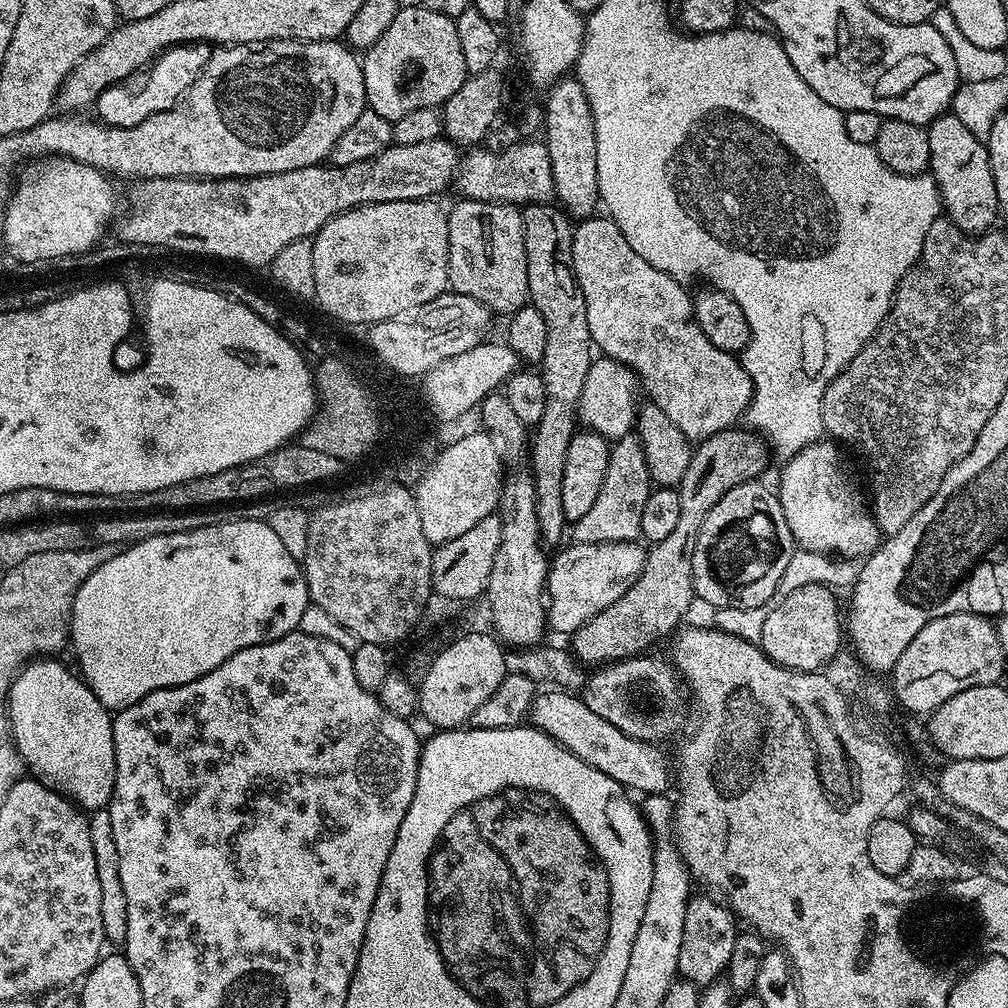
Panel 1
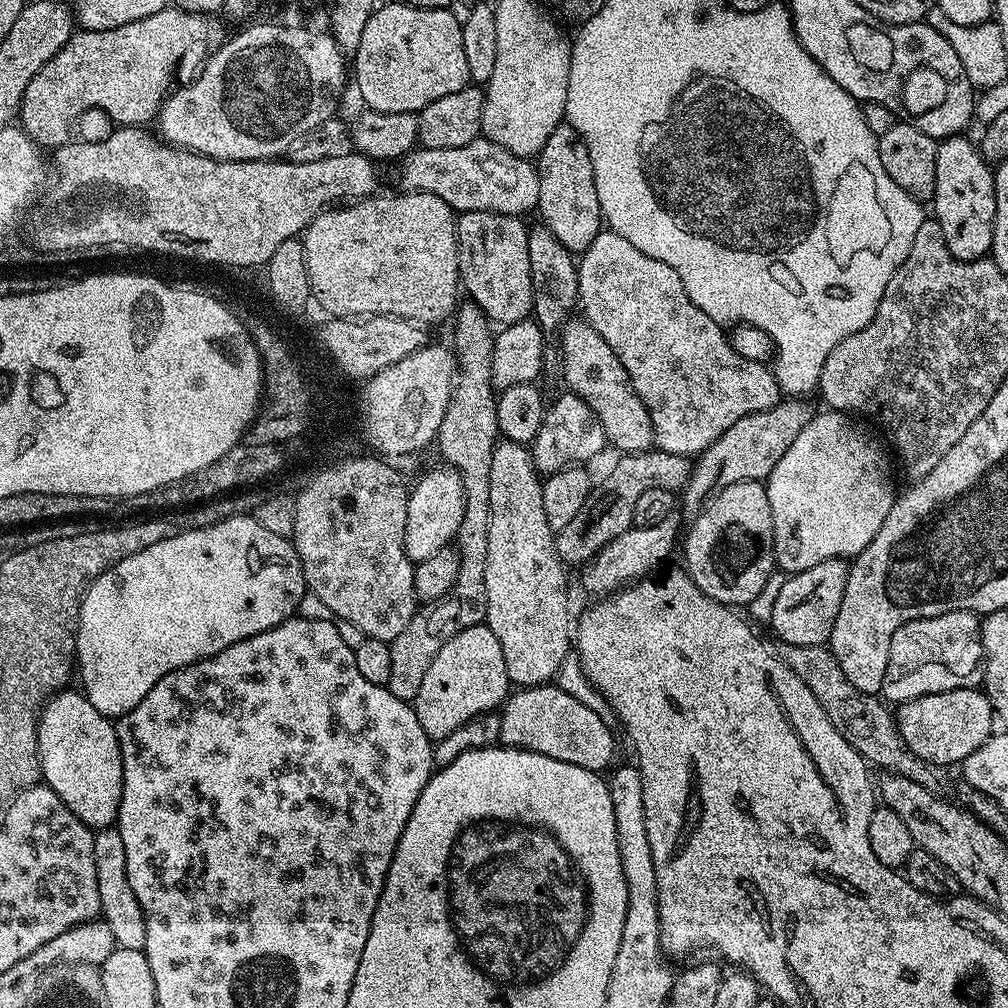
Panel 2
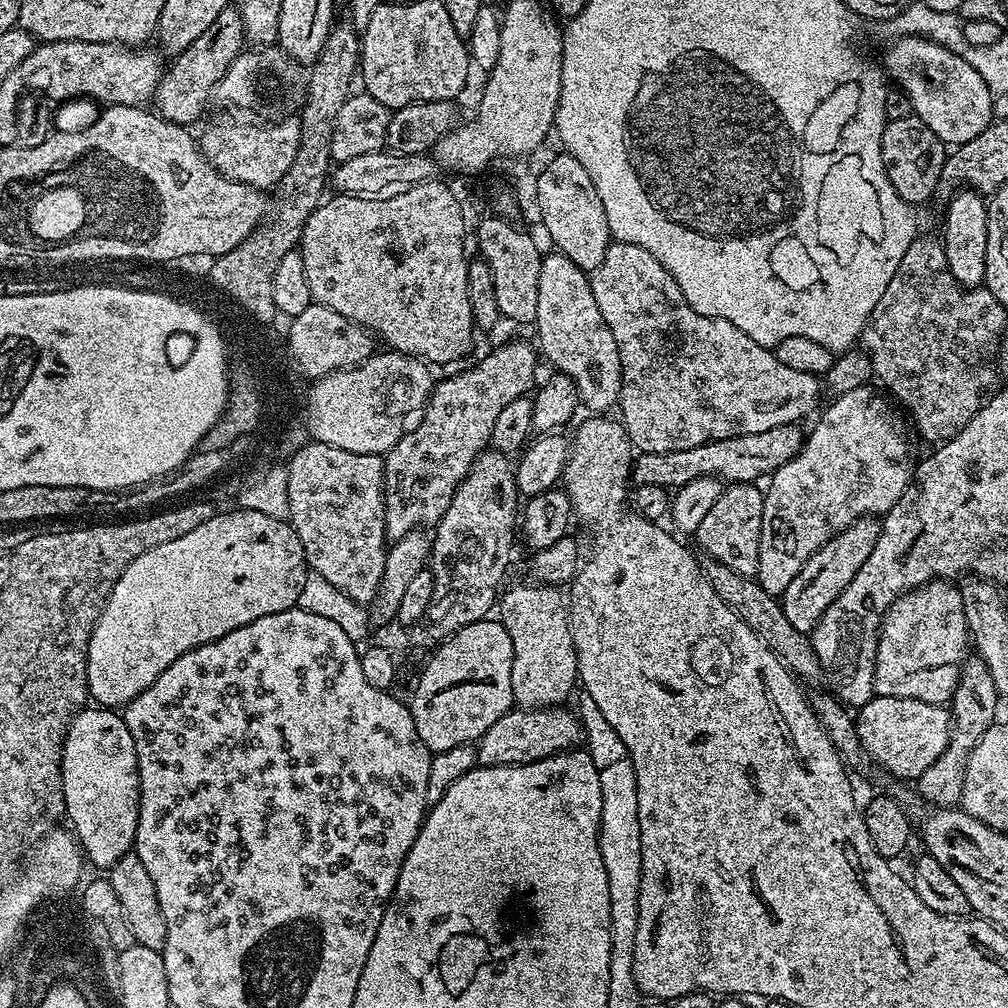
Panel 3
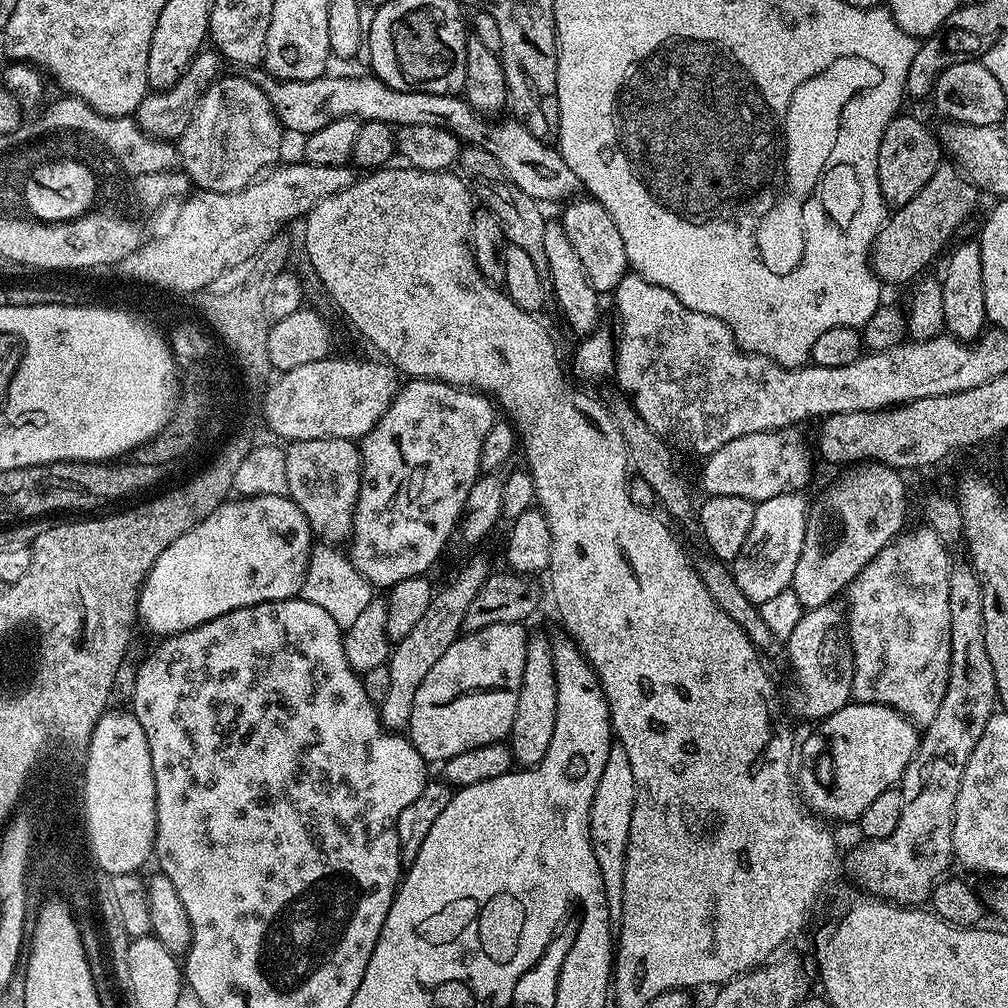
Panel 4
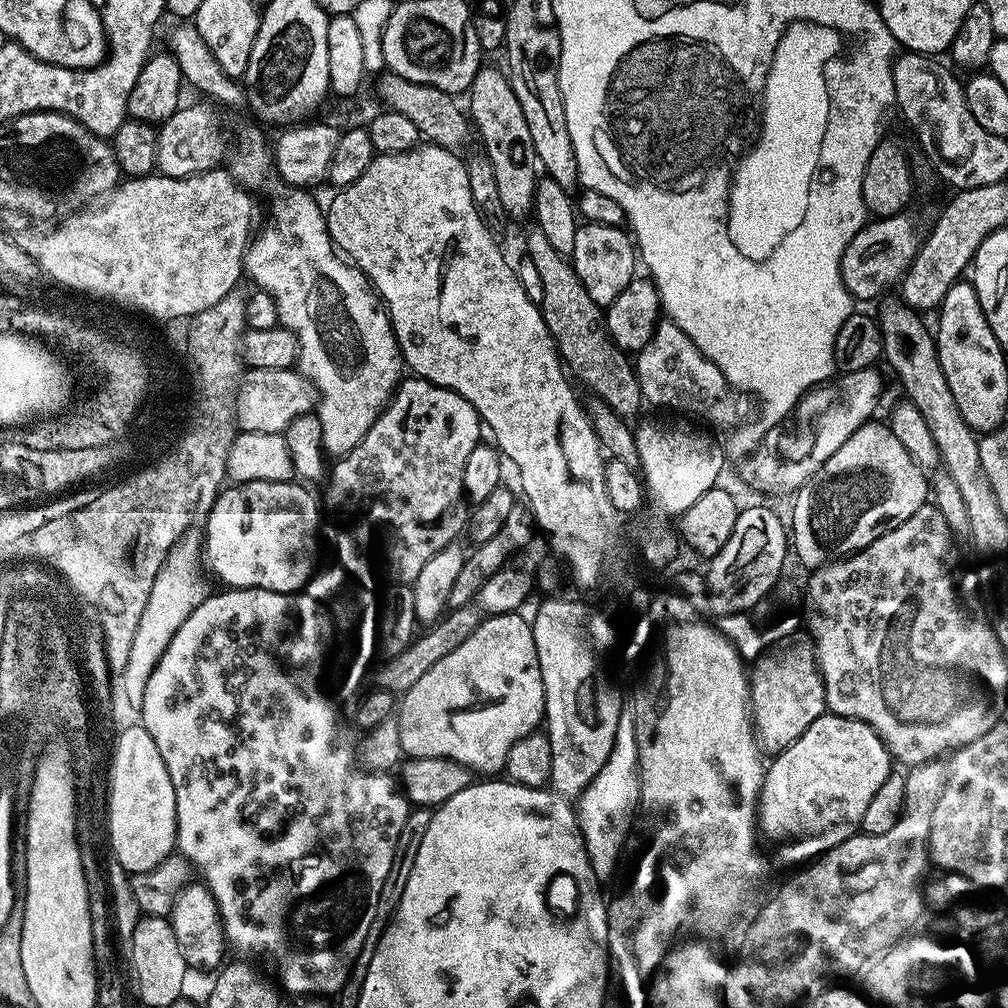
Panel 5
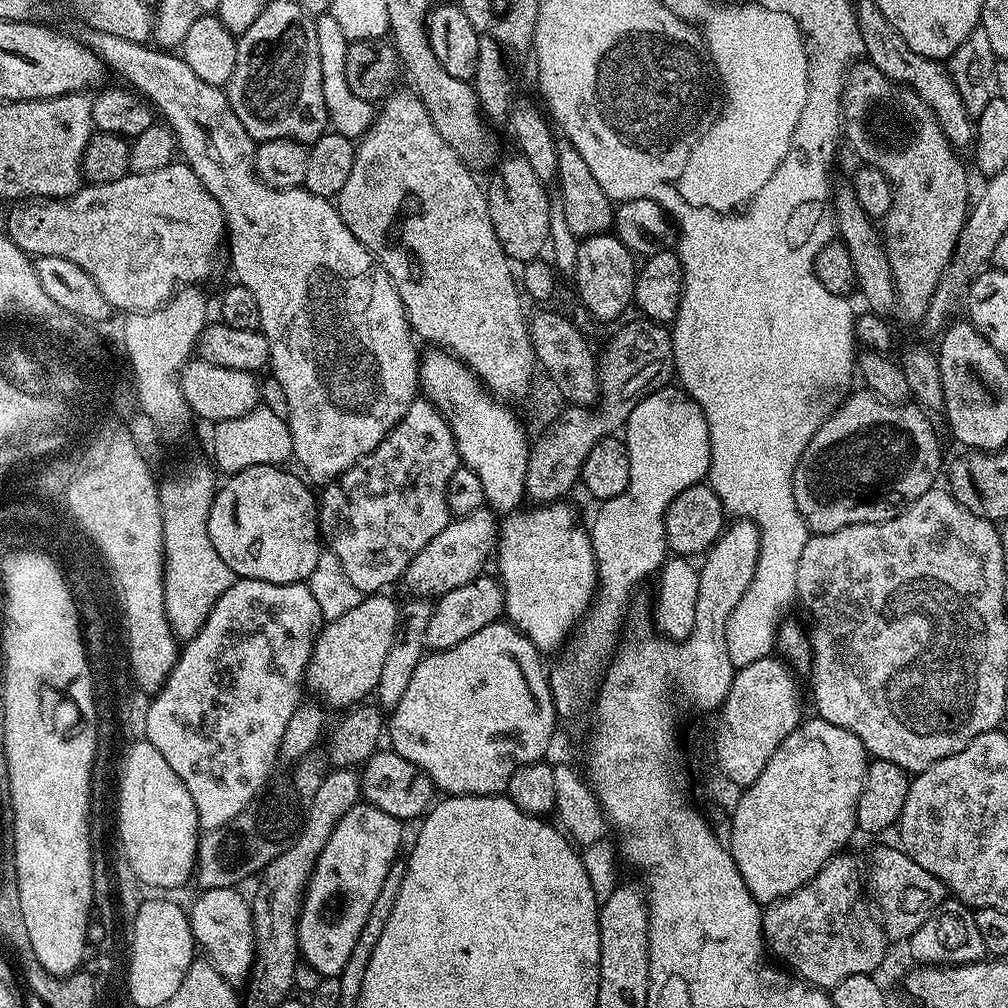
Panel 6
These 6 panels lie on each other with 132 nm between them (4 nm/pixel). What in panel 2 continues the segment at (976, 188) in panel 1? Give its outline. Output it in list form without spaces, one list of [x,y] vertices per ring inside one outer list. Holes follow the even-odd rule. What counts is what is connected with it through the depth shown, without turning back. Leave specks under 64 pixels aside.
[[[967,135],[946,136],[937,143],[938,162],[934,170],[936,185],[930,201],[936,207],[934,218],[942,226],[942,238],[946,238],[946,246],[950,254],[959,260],[983,260],[991,253],[994,238],[994,218],[996,217],[996,177],[994,168],[980,154],[979,147],[967,140]]]

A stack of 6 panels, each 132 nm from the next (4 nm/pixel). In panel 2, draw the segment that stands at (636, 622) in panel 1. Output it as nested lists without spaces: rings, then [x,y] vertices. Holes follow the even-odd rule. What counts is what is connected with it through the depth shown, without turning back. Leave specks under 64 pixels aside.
[[[784,398],[770,410],[756,411],[754,414],[734,422],[693,461],[691,476],[680,494],[680,506],[689,516],[695,516],[700,509],[720,490],[734,482],[763,481],[773,472],[778,458],[790,450],[790,445],[814,415],[814,408],[804,398]]]

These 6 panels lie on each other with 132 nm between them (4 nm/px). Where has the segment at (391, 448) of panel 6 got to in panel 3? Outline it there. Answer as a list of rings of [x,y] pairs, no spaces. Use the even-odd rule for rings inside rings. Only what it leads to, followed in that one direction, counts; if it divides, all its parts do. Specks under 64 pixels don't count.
[[[524,340],[500,344],[473,368],[435,381],[419,417],[420,425],[409,427],[384,456],[384,525],[389,541],[415,532],[424,524],[435,526],[446,514],[446,506],[450,506],[450,498],[454,498],[454,490],[474,458],[491,445],[499,412],[514,398],[533,391],[538,352],[532,348]]]

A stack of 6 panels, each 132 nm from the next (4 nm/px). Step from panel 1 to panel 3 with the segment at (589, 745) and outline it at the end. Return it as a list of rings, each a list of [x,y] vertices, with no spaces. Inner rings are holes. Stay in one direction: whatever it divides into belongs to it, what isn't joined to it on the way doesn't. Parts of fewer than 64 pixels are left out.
[[[564,706],[546,708],[513,707],[511,712],[502,714],[486,734],[482,734],[476,745],[476,763],[482,768],[518,766],[539,760],[550,760],[561,752],[575,749],[582,740],[582,729],[577,713],[567,712]]]

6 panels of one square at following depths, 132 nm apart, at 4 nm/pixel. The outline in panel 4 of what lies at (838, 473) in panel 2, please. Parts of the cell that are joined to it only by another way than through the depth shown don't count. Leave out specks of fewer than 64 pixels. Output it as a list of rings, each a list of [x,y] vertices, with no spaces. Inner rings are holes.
[[[800,492],[782,493],[778,498],[756,504],[754,522],[750,522],[750,534],[746,534],[742,550],[738,550],[736,559],[730,564],[734,582],[749,600],[761,602],[777,597],[792,587],[794,566],[798,566],[798,558],[802,558],[802,542],[806,538],[810,511],[810,500],[804,496]]]

